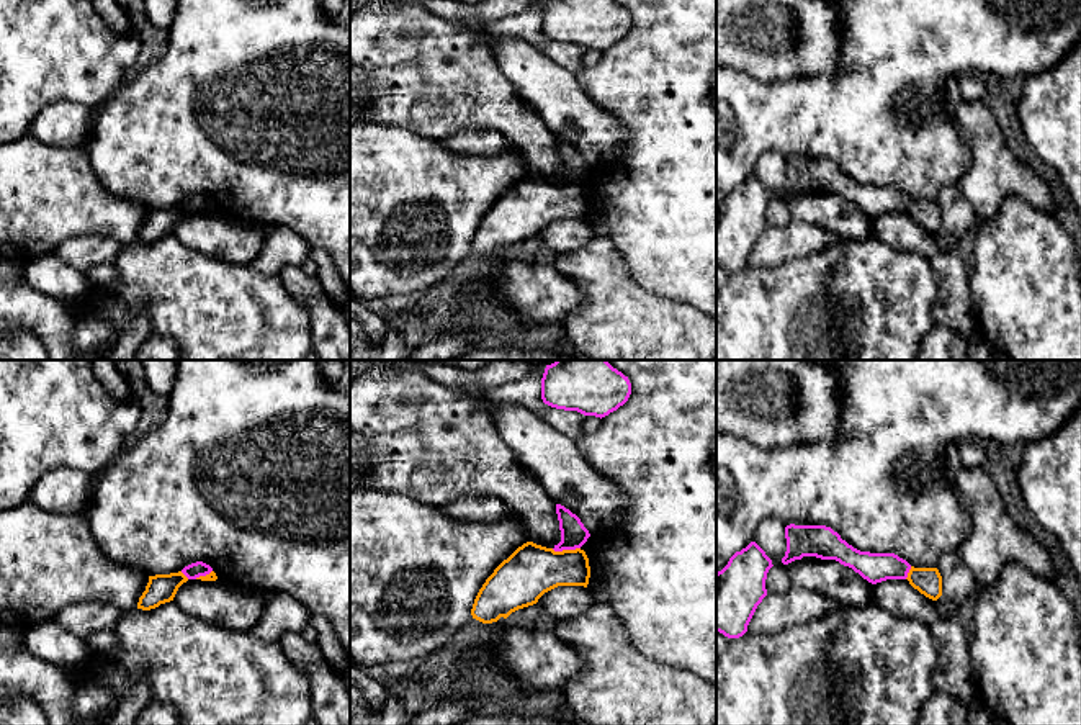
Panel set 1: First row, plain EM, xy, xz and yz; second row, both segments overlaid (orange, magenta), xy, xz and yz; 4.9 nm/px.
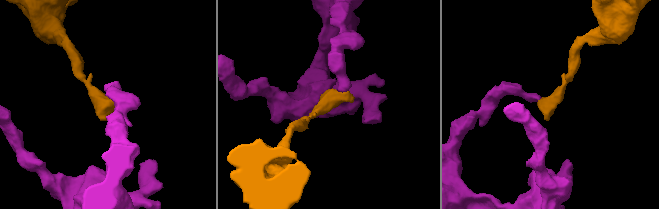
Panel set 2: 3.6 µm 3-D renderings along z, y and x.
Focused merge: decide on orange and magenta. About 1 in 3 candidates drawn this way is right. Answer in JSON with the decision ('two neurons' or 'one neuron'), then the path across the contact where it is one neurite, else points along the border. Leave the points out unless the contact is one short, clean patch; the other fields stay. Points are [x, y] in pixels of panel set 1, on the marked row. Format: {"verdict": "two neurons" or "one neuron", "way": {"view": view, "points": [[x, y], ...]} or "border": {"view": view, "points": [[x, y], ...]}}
{"verdict": "two neurons", "border": {"view": "xz", "points": [[579, 547], [566, 550], [551, 549]]}}

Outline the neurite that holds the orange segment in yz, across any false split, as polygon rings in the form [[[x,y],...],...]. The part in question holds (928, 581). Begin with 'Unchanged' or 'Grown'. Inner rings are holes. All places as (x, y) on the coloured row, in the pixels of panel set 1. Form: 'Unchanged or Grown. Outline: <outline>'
Unchanged. Outline: [[[911,566],[906,579],[914,589],[932,601],[937,601],[942,596],[942,576],[937,568]]]

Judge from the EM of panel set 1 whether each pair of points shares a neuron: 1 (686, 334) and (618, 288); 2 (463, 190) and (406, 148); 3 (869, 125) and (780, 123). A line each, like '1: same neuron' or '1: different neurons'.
1: same neuron
2: same neuron
3: same neuron

